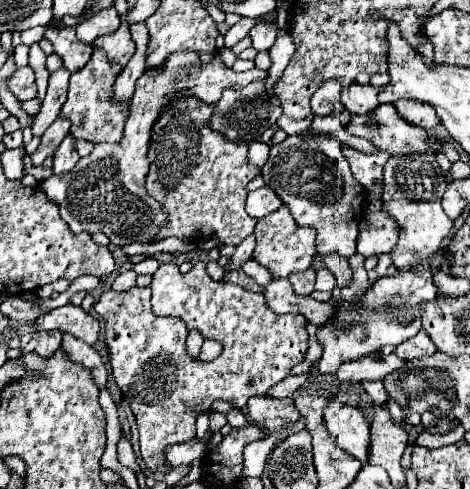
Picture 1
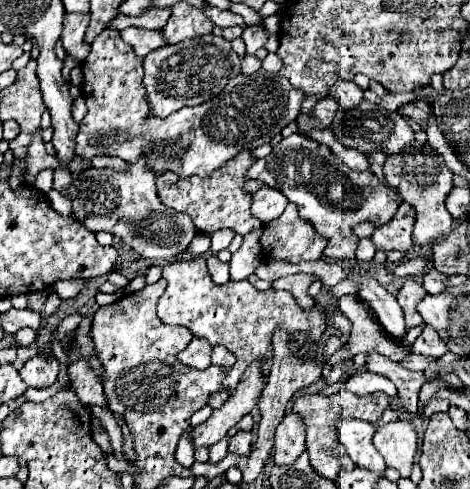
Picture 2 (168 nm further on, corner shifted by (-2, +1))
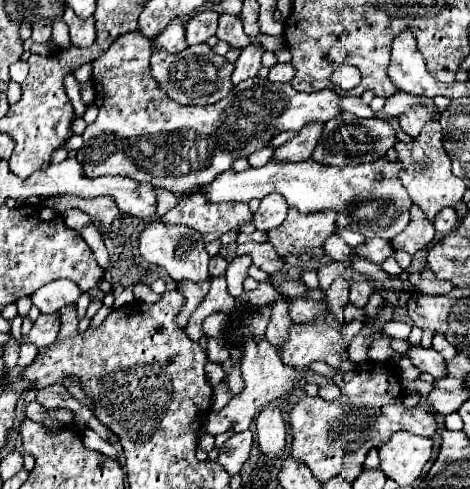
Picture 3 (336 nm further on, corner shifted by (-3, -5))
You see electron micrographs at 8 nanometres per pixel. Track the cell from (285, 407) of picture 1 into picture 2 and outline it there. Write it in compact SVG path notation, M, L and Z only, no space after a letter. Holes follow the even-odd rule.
M288 412L276 430L276 442L272 454L274 466L294 464L294 460L298 460L298 456L306 450L304 442L306 440L304 440L302 420L294 412Z

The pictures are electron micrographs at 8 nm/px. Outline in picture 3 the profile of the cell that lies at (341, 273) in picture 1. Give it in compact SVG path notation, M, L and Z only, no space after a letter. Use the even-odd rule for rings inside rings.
M411 344L409 350L407 350L407 358L421 372L429 372L433 378L443 378L445 376L445 360L433 348L423 348L419 344Z

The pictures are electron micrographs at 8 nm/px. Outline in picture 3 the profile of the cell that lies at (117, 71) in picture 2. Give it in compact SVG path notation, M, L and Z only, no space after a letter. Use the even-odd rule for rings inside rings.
M137 32L121 34L109 50L93 60L93 88L95 88L95 104L99 108L99 116L93 124L85 128L83 146L77 150L77 162L83 166L87 178L97 176L127 176L135 182L147 182L159 188L165 188L173 194L187 194L195 188L211 184L219 174L233 168L237 158L247 158L255 150L267 146L277 134L285 130L299 132L303 124L311 120L327 122L343 112L343 98L335 90L319 90L319 92L297 92L291 84L269 82L269 78L247 78L231 88L231 92L211 106L179 106L171 102L153 82L149 70L149 38Z

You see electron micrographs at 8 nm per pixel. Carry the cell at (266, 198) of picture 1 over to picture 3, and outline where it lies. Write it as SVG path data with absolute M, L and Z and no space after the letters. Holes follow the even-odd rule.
M269 194L261 200L261 206L255 212L253 224L257 226L257 230L263 230L263 232L277 228L285 220L287 210L289 210L289 206L281 194Z

